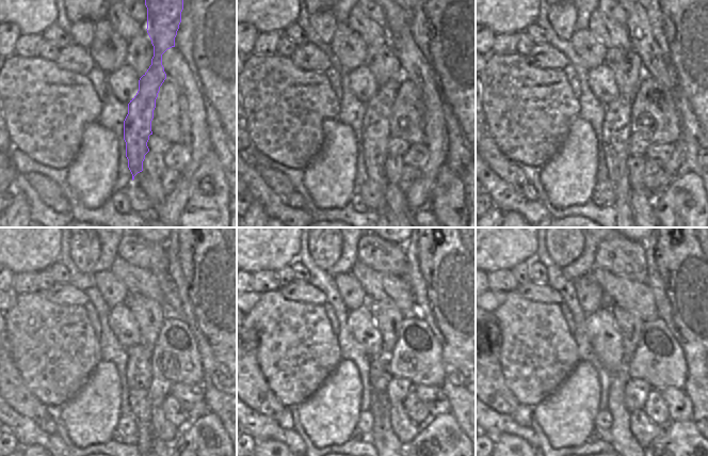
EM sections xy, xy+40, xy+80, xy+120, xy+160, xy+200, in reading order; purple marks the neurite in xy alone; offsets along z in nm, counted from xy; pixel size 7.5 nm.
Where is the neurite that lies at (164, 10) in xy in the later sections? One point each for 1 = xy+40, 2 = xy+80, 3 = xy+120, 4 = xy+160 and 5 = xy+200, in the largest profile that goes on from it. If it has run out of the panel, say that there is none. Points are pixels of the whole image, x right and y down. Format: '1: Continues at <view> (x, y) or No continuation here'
1: Continues at xy+40 (376, 121)
2: Continues at xy+80 (615, 131)
3: Continues at xy+120 (139, 376)
4: Continues at xy+160 (386, 443)
5: Continues at xy+200 (624, 443).

